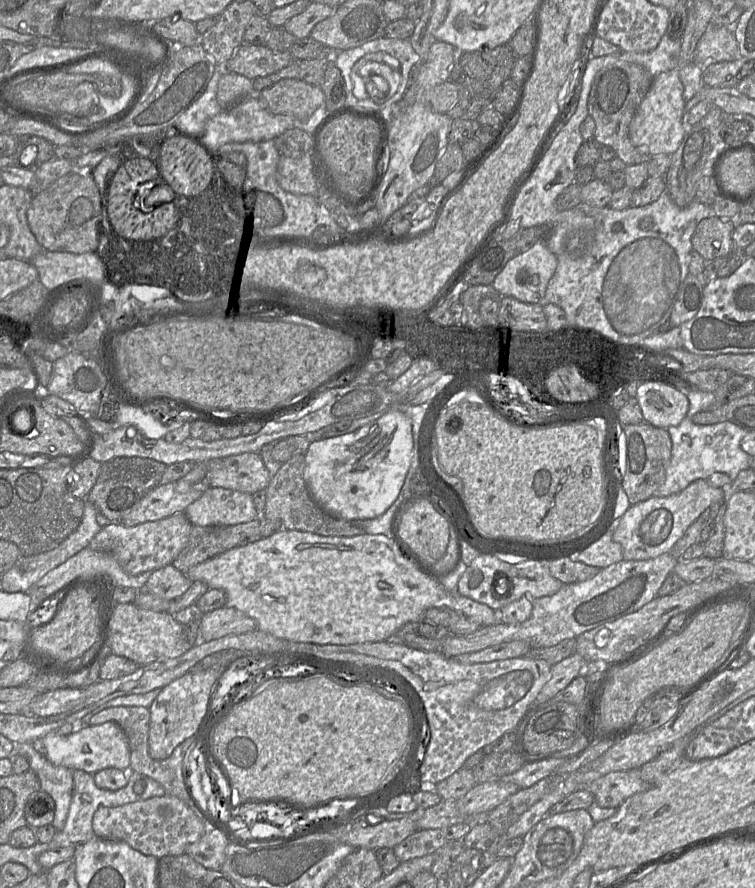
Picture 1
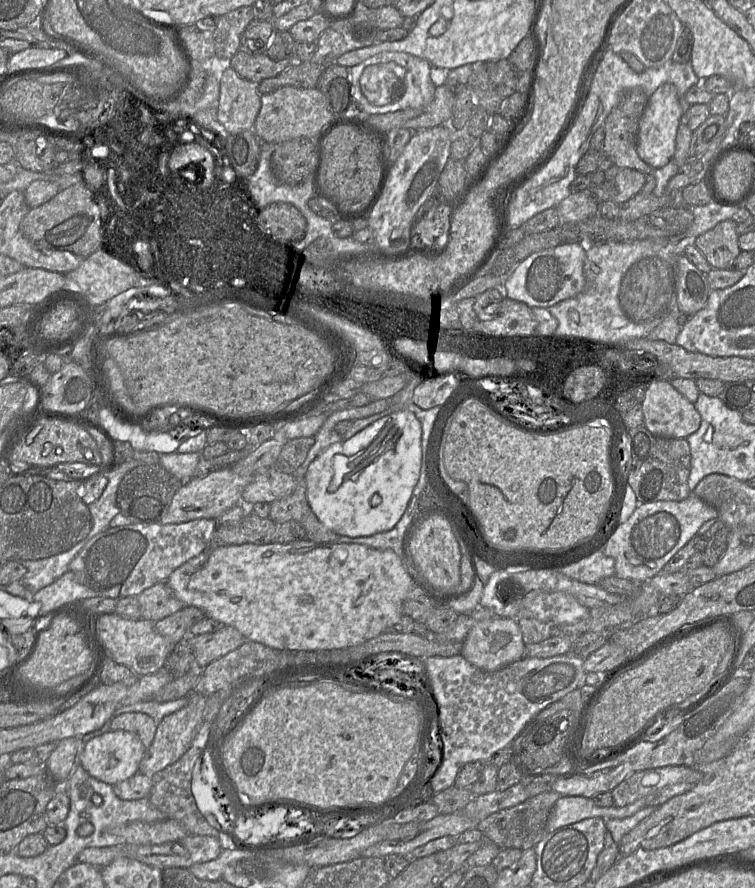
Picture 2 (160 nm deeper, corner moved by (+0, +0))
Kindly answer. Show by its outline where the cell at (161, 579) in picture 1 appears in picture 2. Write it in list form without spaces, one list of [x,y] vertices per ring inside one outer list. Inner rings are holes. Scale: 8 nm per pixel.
[[[166,581],[145,589],[138,596],[142,619],[153,623],[184,608]]]

